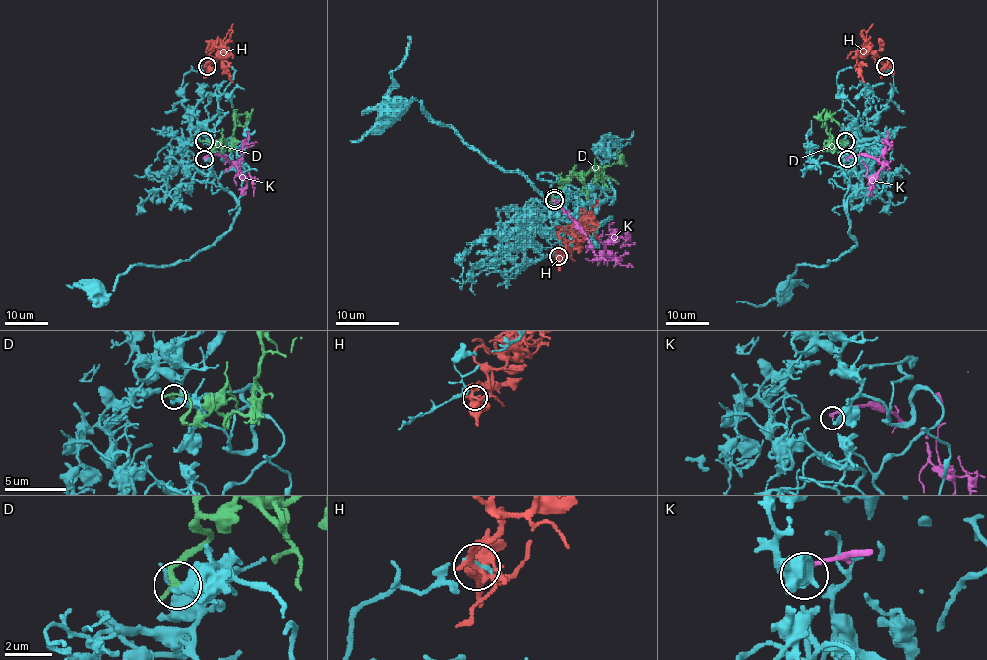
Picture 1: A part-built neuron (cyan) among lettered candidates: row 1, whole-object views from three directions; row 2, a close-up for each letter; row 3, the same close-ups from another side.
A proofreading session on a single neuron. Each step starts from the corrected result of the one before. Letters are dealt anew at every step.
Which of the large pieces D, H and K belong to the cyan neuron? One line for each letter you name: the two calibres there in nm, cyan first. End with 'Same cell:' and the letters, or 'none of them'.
D: Thickness 550 nm (cyan) against 300 nm
Same cell: D

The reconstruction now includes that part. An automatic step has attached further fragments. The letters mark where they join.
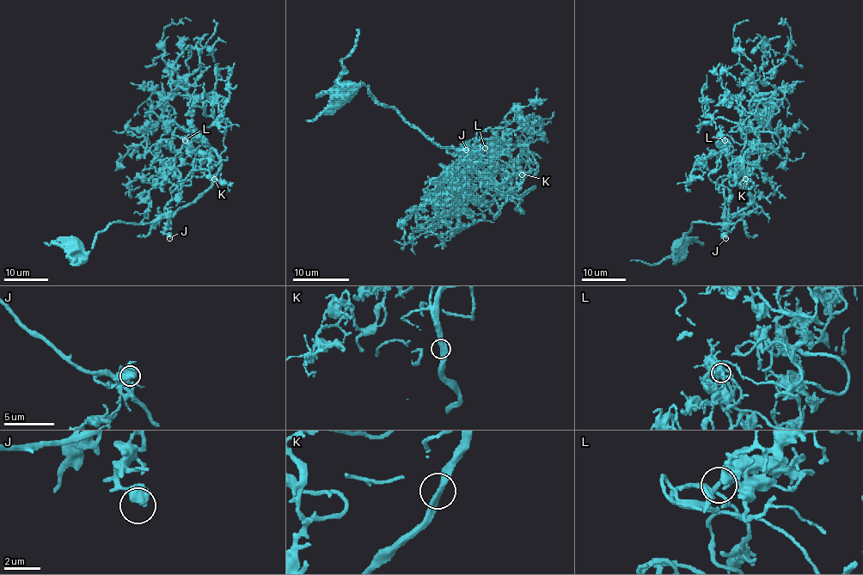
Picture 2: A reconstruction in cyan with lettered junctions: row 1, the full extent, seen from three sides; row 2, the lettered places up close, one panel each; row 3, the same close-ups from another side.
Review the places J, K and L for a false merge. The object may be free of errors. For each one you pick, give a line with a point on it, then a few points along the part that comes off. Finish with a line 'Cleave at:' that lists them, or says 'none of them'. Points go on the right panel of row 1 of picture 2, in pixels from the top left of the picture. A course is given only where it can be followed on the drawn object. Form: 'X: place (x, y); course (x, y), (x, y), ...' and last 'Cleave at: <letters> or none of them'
Cleave at: none of them

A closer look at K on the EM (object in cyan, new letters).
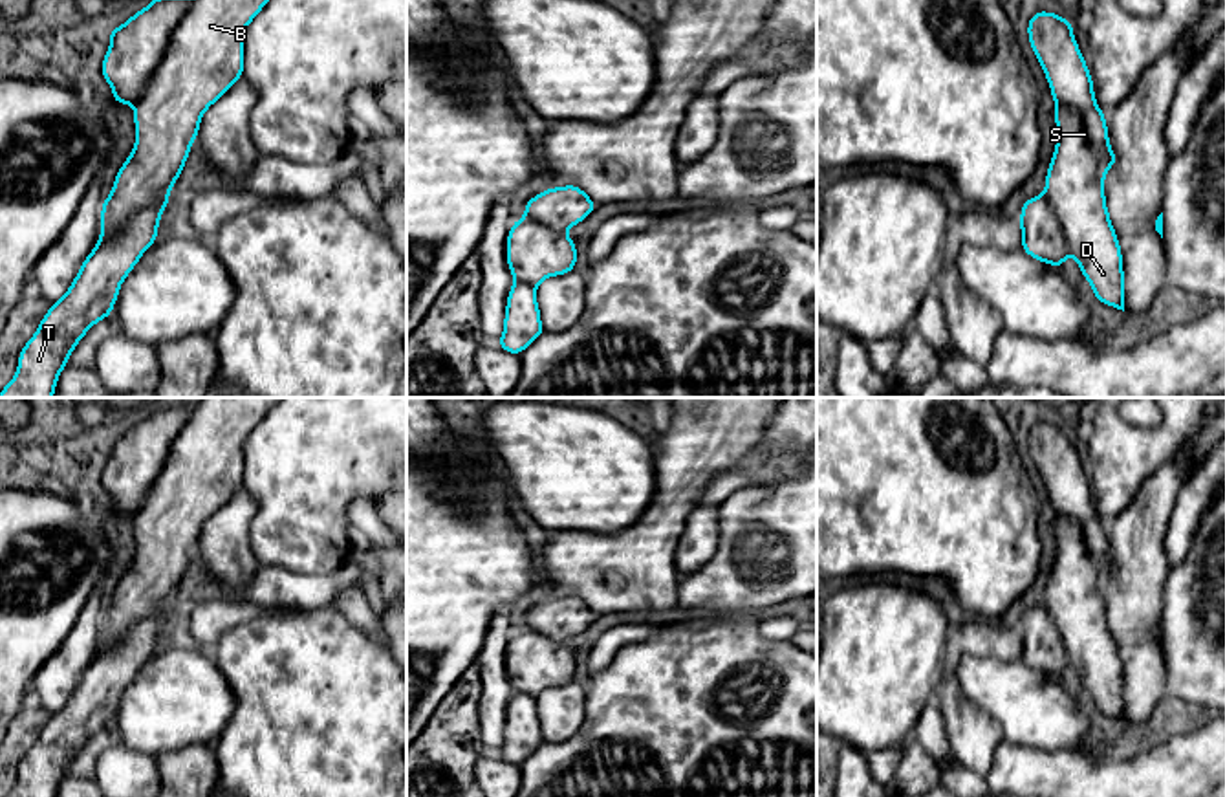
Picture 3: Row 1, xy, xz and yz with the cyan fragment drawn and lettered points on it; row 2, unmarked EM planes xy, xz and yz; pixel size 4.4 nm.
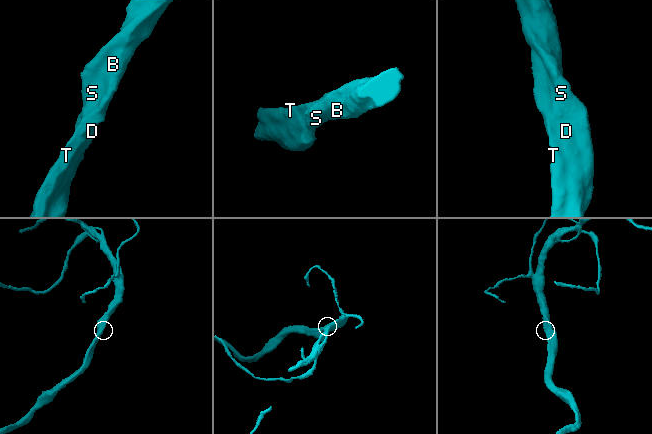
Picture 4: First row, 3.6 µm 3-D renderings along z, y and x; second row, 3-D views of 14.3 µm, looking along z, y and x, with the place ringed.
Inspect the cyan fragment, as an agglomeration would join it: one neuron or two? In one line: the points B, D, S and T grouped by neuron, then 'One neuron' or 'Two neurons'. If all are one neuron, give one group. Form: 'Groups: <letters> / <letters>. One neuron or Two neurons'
Groups: B D S T. One neuron

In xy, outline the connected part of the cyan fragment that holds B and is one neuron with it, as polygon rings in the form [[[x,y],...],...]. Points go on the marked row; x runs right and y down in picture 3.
[[[150,0],[108,33],[110,48],[101,70],[114,101],[134,106],[136,145],[103,202],[97,246],[20,350],[16,374],[0,398],[53,398],[79,341],[95,322],[112,315],[123,280],[157,240],[159,218],[198,137],[203,114],[244,75],[244,33],[267,2]]]

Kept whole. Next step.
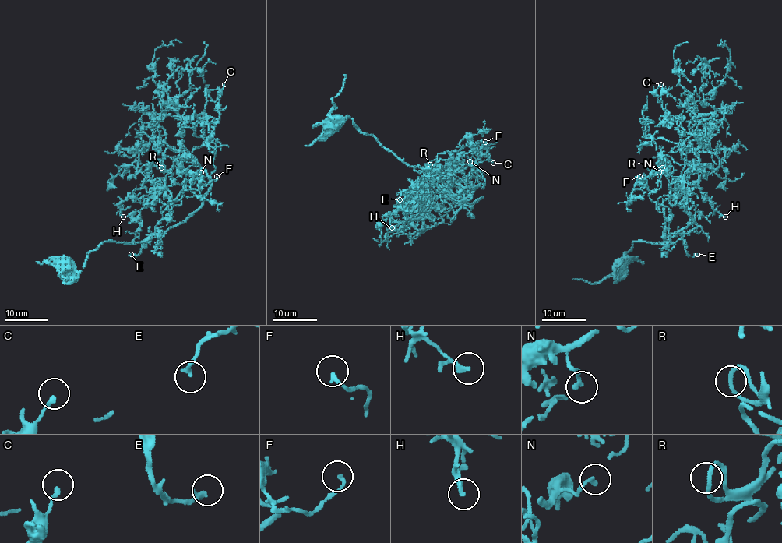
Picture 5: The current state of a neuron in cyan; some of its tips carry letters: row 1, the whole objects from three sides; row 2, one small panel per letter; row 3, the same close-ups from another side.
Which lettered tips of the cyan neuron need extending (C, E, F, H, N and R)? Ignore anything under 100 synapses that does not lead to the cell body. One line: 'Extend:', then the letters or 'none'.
Extend: none

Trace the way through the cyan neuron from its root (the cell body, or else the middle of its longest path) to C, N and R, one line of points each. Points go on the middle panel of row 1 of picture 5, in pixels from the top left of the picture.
C: (334, 125), (352, 119), (452, 195), (479, 186), (458, 199), (483, 197), (472, 208), (447, 172), (493, 163)
N: (334, 125), (352, 119), (362, 132), (422, 170), (445, 152), (453, 163), (466, 153), (470, 161)
R: (334, 125), (350, 118), (410, 166), (436, 164), (441, 171), (430, 164)

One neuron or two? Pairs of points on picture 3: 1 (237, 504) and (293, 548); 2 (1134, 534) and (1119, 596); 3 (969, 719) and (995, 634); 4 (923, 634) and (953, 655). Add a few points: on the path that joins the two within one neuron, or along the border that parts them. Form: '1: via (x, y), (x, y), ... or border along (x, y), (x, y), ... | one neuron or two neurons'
1: border along (242, 486), (255, 501), (251, 554), (257, 559) | two neurons
2: via (1134, 548), (1134, 581) | one neuron
3: via (949, 693), (949, 662), (969, 642) | one neuron
4: border along (951, 631), (945, 642), (942, 675), (932, 691) | two neurons

